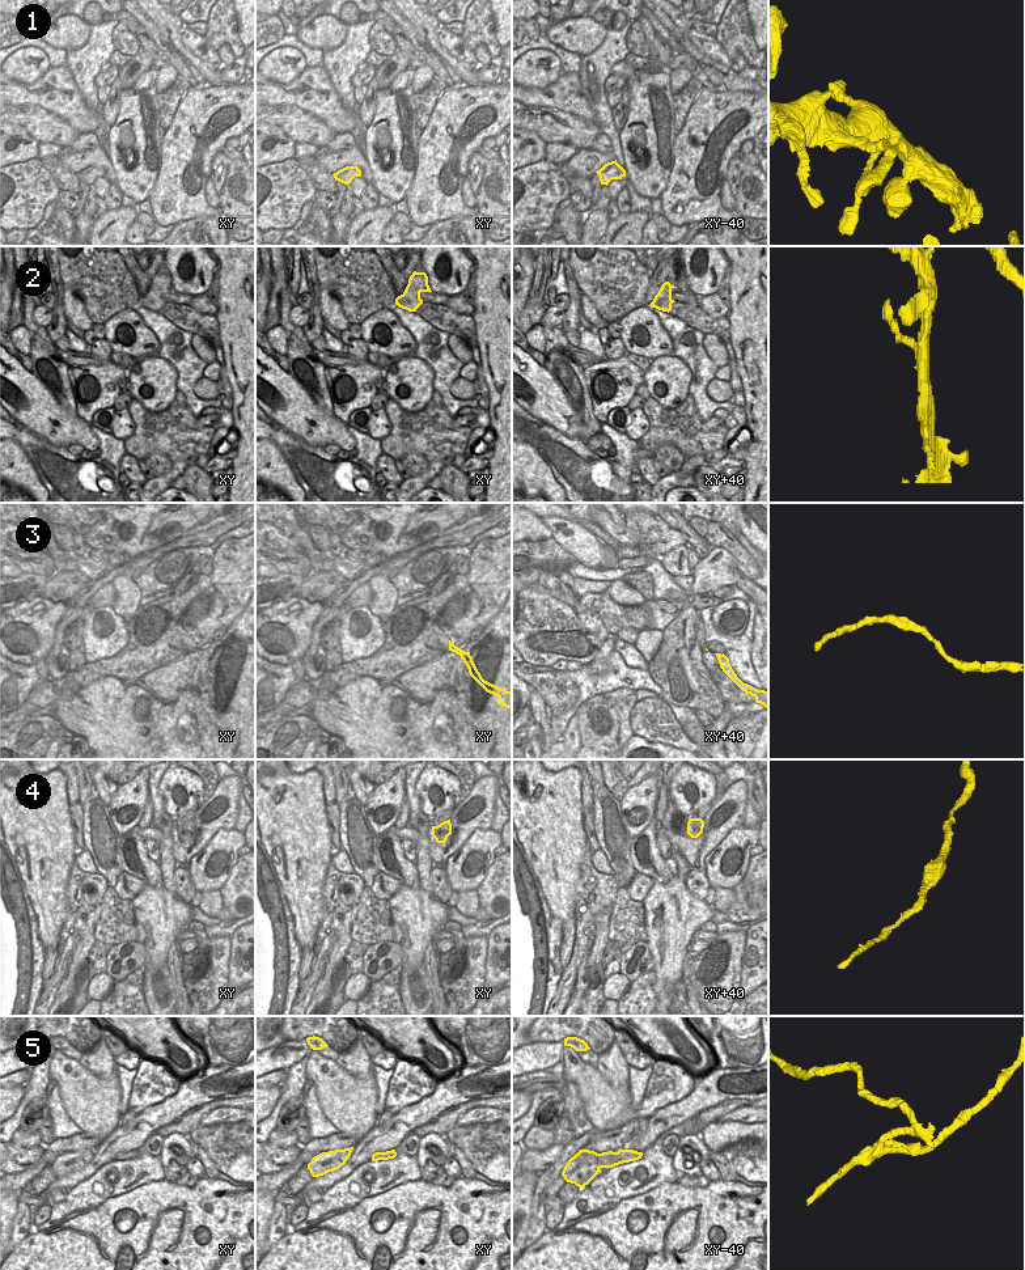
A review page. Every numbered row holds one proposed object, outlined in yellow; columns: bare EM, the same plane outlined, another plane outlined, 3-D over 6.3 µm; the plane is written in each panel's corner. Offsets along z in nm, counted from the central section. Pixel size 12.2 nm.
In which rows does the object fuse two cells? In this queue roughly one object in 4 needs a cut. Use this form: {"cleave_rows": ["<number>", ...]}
{"cleave_rows": ["5"]}

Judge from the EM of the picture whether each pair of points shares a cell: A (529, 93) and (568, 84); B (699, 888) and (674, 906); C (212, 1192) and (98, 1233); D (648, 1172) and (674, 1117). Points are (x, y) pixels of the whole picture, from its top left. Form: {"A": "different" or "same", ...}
{"A": "same", "B": "different", "C": "same", "D": "different"}

